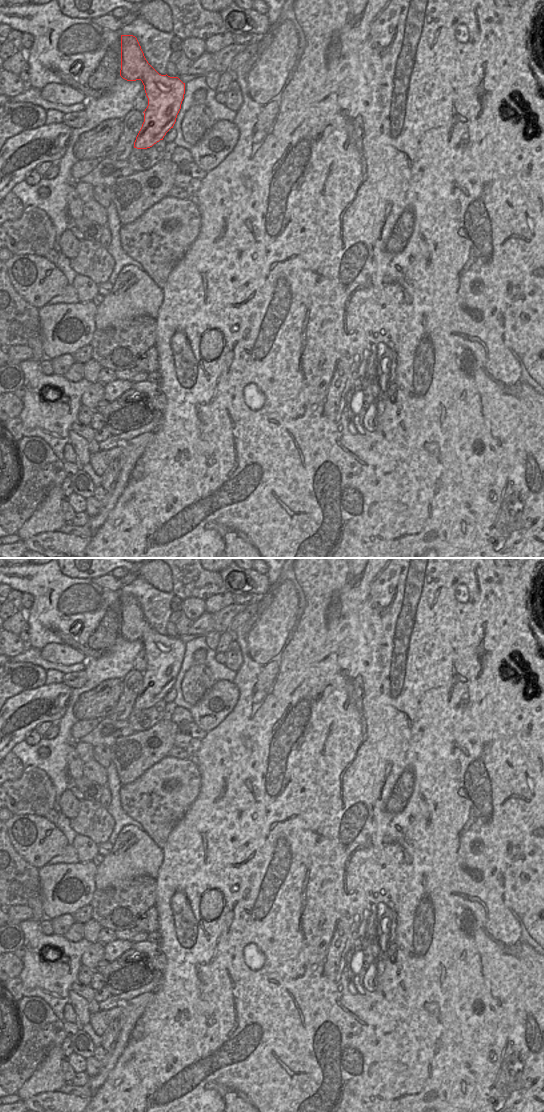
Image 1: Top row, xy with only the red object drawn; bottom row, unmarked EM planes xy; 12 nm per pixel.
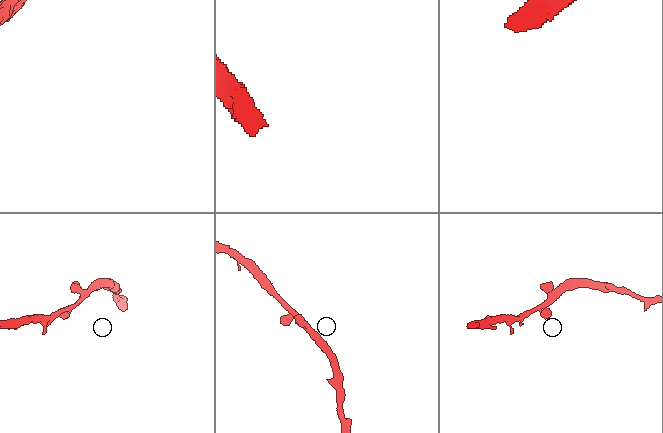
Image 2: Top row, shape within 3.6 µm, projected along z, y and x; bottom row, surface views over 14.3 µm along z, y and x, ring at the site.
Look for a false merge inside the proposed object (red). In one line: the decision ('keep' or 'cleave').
keep

